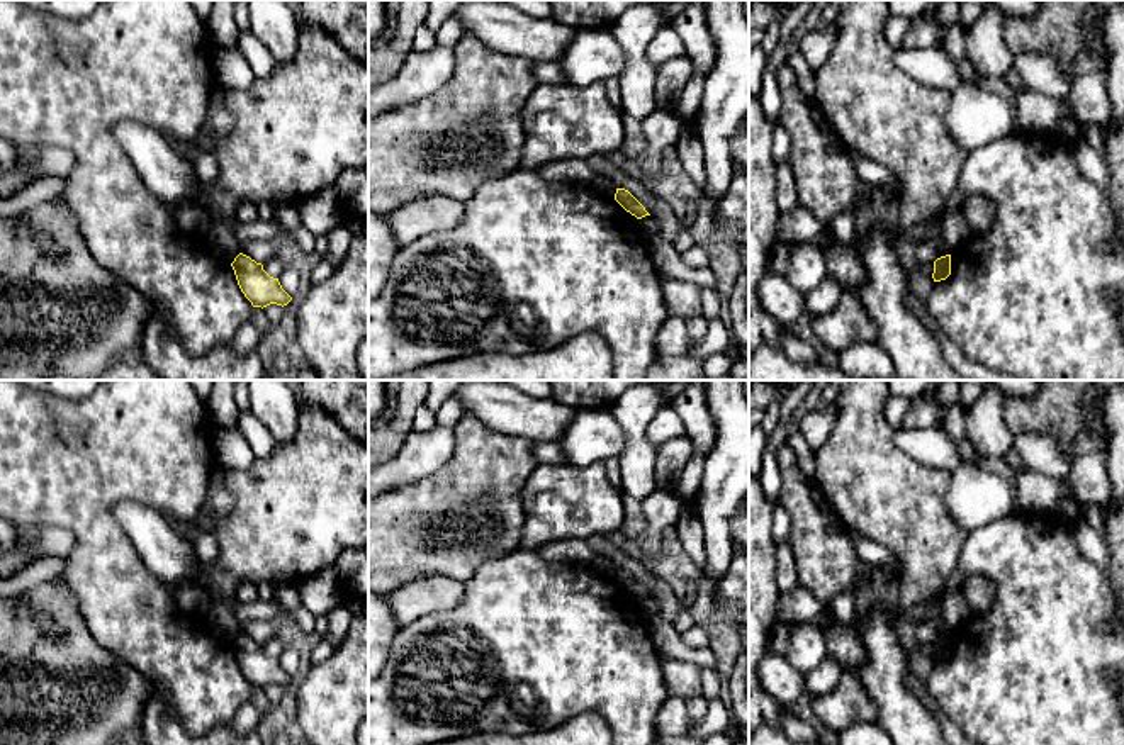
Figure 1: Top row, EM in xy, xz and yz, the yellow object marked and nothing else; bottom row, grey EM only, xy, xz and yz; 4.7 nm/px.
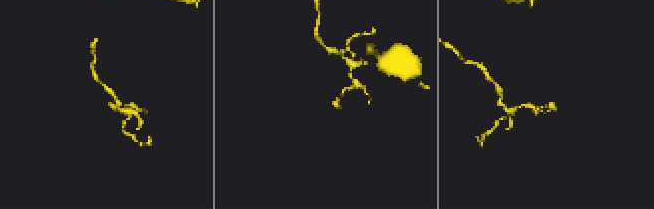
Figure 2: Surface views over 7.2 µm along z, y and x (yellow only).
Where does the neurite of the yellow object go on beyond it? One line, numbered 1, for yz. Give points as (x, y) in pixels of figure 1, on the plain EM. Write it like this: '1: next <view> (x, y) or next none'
1: next none

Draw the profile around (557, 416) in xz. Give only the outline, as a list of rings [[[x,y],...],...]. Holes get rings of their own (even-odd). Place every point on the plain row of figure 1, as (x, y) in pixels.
[[[464,380],[455,390],[464,412],[481,419],[497,434],[557,441],[579,409],[550,399],[535,399],[516,390],[508,380]]]

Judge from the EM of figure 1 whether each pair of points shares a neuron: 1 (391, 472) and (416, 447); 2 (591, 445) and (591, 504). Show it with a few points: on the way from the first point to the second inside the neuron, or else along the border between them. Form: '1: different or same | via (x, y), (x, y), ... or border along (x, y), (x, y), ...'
1: same | via (398, 465), (410, 453)
2: different | border along (603, 460), (586, 465), (567, 464)

